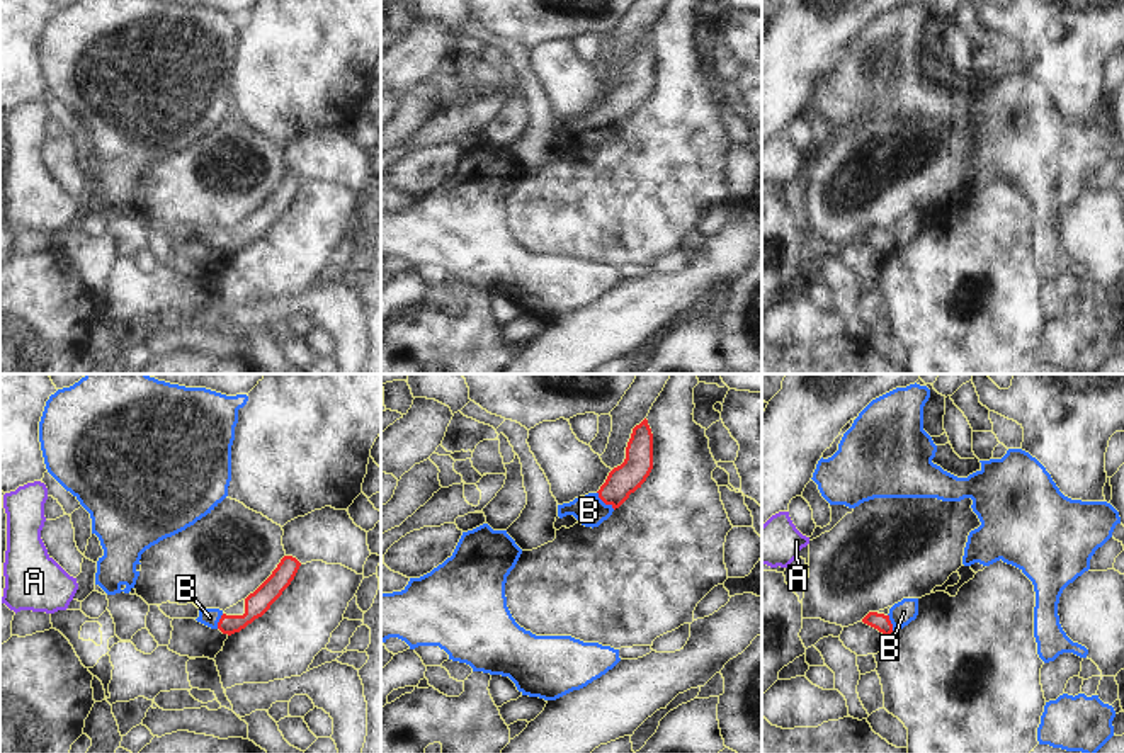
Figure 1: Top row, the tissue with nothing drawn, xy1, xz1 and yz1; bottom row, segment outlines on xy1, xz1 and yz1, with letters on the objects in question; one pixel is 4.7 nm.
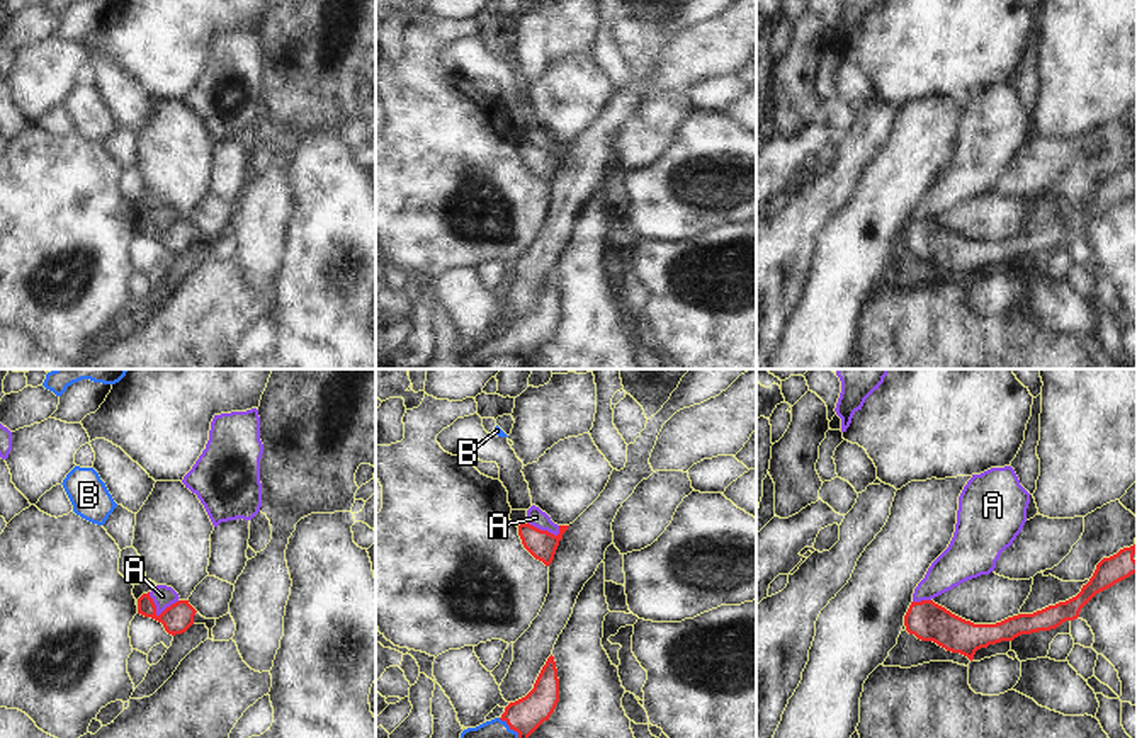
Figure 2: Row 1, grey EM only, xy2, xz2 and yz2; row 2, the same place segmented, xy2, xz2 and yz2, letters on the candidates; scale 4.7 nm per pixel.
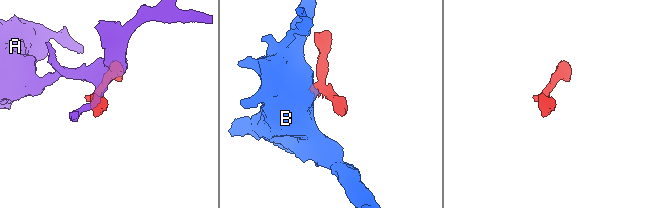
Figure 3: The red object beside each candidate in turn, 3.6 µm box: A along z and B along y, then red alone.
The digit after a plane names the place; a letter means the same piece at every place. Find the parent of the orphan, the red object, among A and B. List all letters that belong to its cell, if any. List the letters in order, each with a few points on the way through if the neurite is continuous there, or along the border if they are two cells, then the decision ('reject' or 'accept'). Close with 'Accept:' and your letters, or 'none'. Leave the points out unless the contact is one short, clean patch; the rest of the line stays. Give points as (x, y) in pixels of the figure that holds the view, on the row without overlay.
A: along xy2 (148, 211), (158, 233), (179, 220) | reject
B: across xz1 (626, 97), (604, 121), (589, 130) | accept
Accept: B

